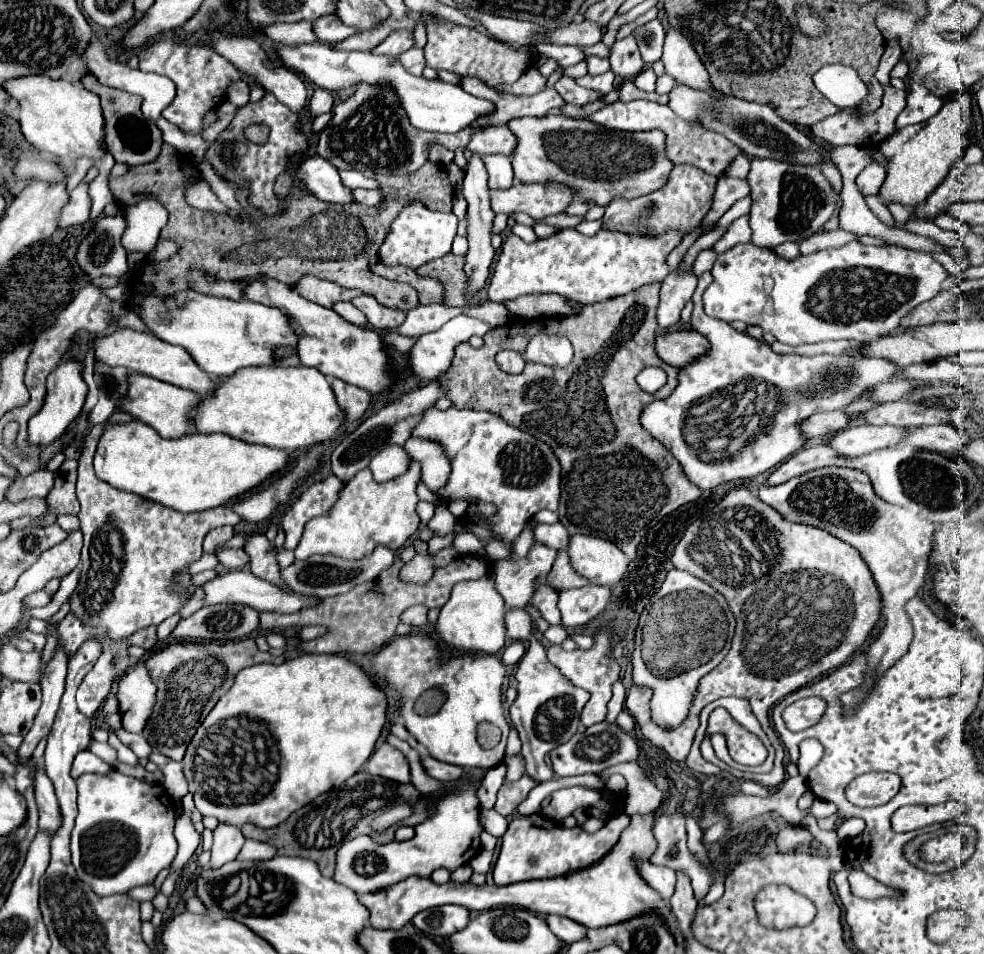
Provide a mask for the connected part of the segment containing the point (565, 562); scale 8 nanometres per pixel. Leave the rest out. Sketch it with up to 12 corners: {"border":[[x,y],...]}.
{"border":[[565,550],[547,574],[547,584],[559,590],[587,586],[581,574],[573,572]]}

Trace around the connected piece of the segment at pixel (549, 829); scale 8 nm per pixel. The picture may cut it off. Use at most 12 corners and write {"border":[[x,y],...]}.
{"border":[[515,816],[495,884],[555,878],[601,860],[631,818],[589,834]]}

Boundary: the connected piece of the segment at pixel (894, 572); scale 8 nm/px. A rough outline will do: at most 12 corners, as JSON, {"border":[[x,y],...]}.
{"border":[[811,470],[757,496],[859,550],[885,628],[871,674],[907,652],[933,524],[875,496],[867,474]]}

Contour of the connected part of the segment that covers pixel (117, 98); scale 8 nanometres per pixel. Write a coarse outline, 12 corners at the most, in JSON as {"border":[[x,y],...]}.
{"border":[[81,84],[101,98],[105,144],[127,166],[155,160],[163,146],[139,96]]}

